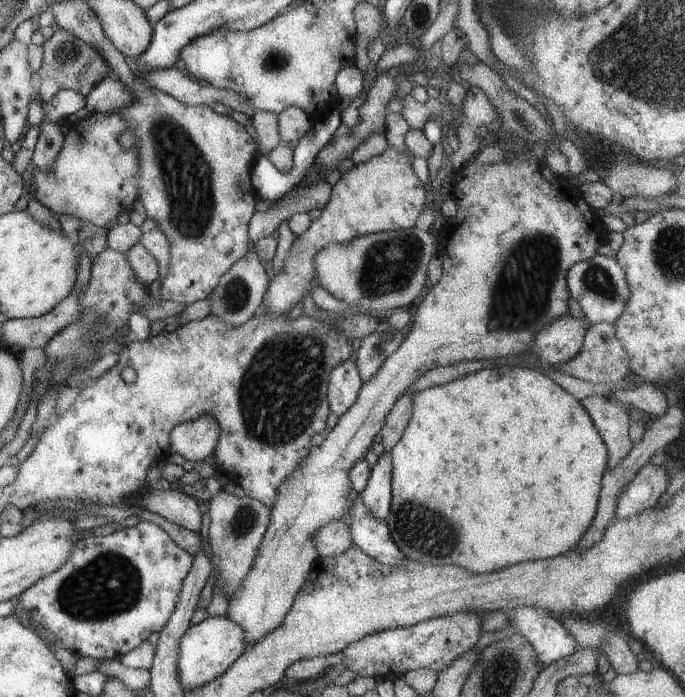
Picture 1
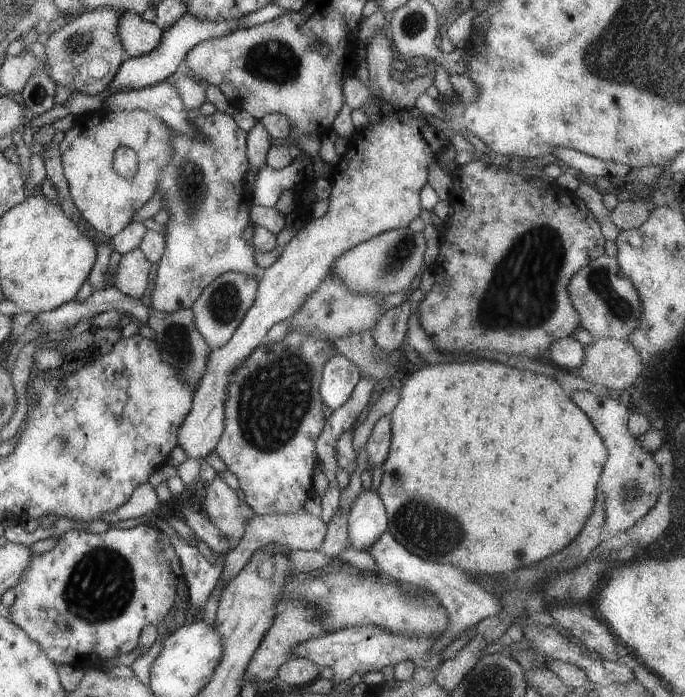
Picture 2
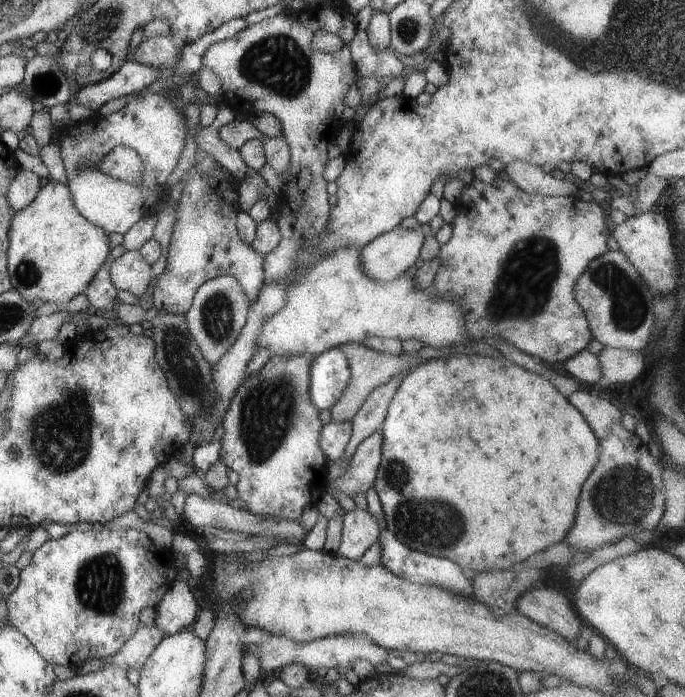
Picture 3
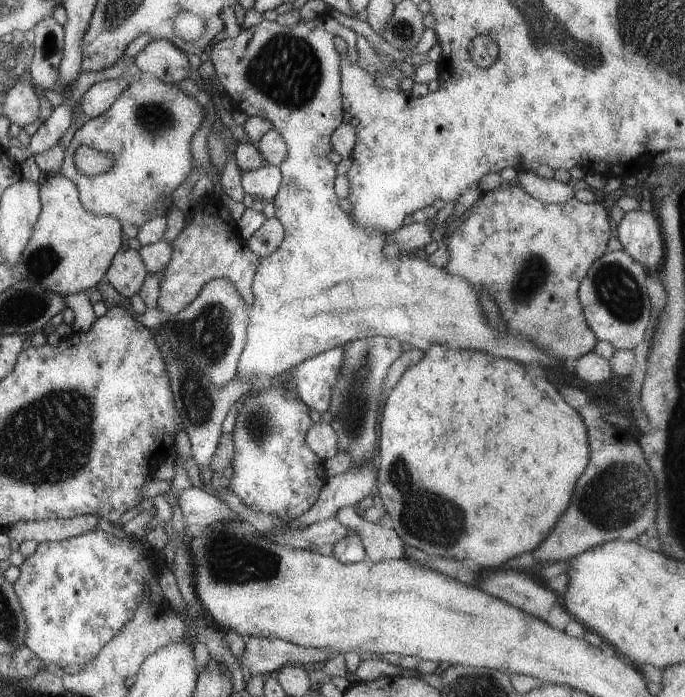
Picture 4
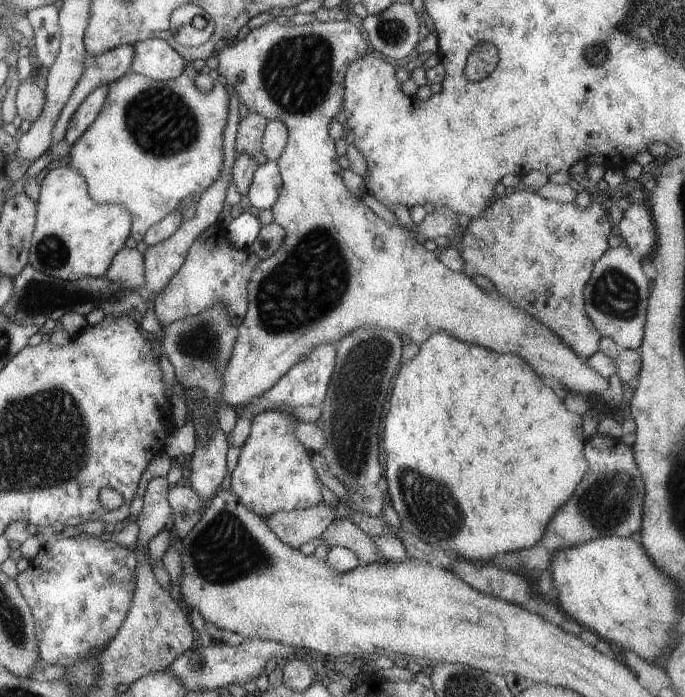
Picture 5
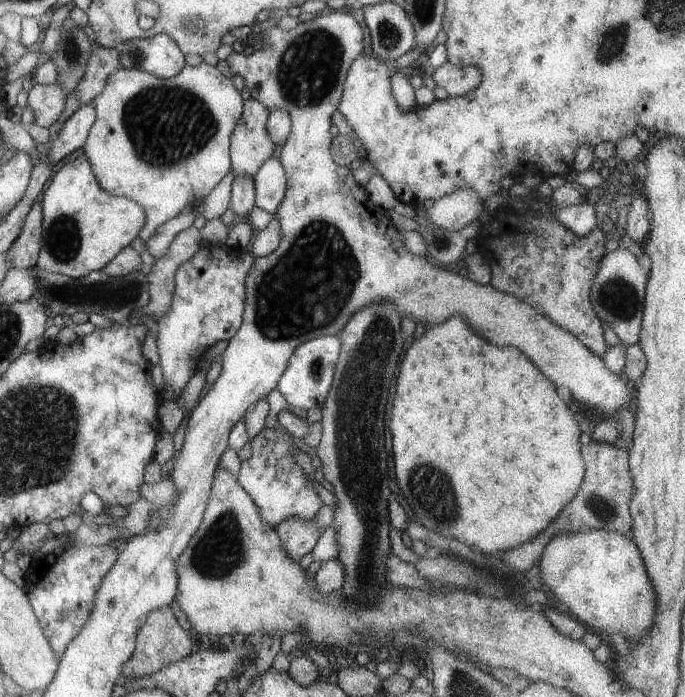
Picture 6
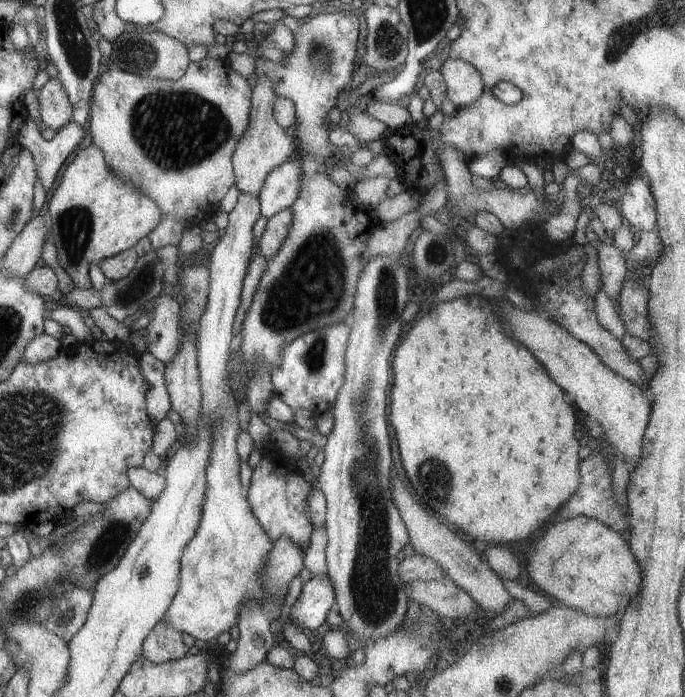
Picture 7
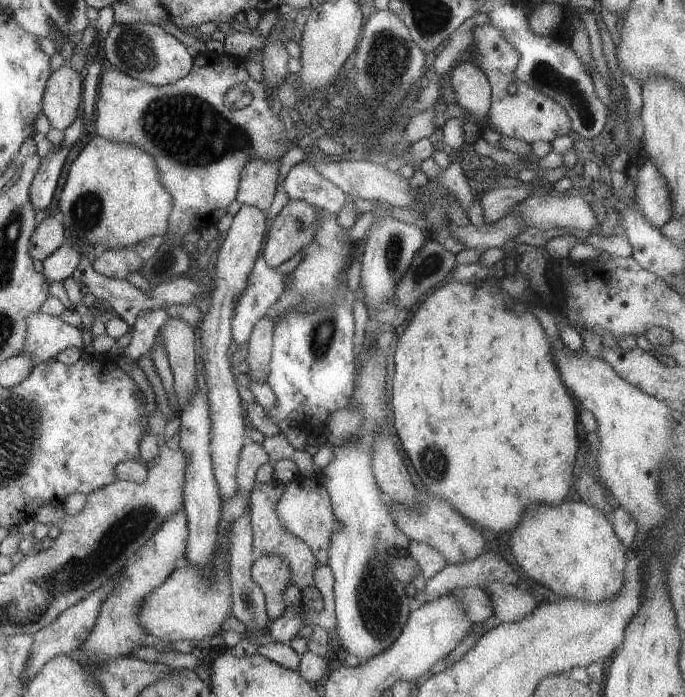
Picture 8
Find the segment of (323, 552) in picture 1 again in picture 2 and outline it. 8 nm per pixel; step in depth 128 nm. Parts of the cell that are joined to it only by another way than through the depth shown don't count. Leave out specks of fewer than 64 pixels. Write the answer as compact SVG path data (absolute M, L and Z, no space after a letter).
M307 512L285 513L284 515L255 515L246 522L246 529L239 540L239 548L231 549L224 555L224 565L221 566L218 580L227 584L248 561L248 558L263 545L275 543L288 549L303 549L318 551L325 536L326 524L320 516Z

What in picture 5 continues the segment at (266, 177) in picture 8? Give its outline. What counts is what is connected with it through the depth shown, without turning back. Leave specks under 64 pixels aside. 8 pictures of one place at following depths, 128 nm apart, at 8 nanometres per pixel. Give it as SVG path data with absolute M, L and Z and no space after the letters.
M255 110L247 112L247 115L239 120L235 132L234 150L236 154L249 154L256 164L267 161L261 147L262 135L268 119Z

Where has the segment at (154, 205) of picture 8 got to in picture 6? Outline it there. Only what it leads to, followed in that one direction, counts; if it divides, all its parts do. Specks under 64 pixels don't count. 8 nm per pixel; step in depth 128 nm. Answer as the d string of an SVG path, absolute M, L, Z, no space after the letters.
M85 155L66 162L51 178L40 201L41 246L36 267L76 279L101 270L144 226L144 212L139 204L123 197L111 197L94 179Z

